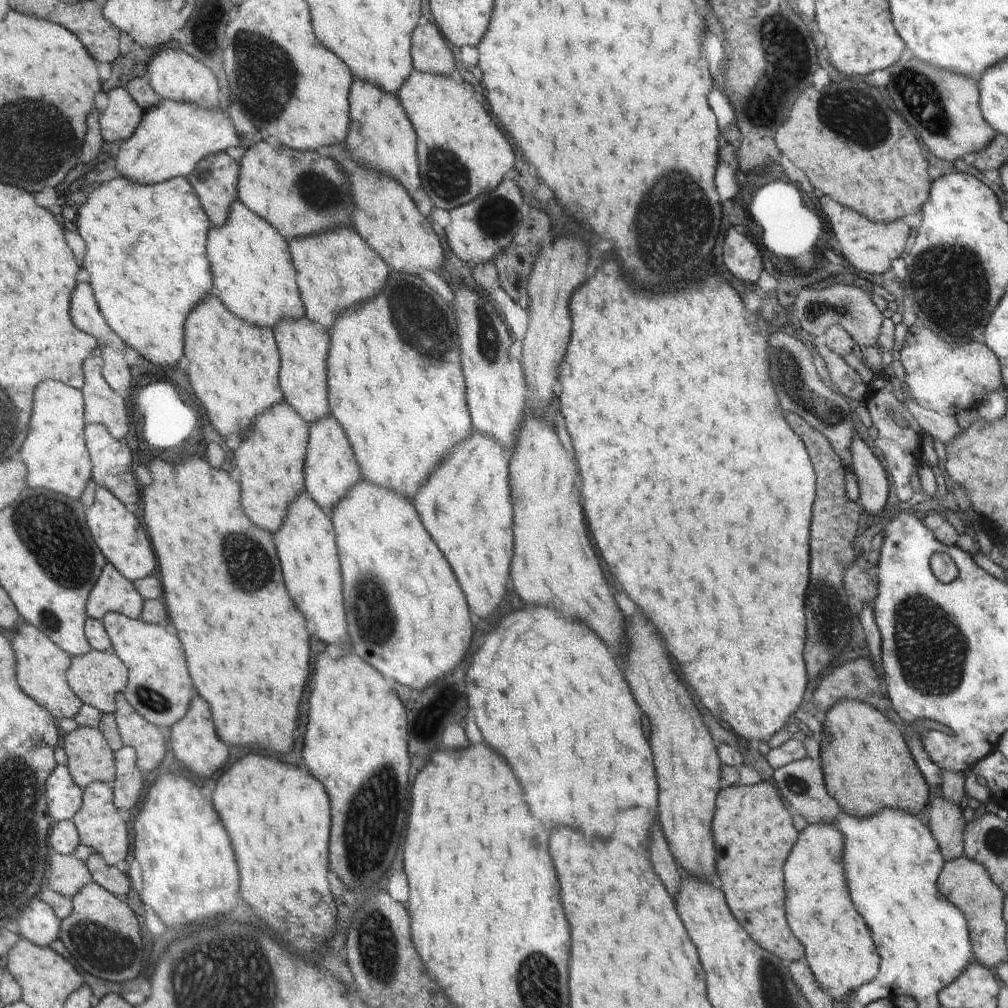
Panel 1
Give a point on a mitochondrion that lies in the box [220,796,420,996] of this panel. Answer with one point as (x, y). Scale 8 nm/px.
(379, 956)

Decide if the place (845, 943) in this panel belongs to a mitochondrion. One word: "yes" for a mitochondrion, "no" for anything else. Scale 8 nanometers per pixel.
no

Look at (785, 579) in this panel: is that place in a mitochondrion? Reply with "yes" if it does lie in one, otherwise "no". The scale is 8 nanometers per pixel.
no

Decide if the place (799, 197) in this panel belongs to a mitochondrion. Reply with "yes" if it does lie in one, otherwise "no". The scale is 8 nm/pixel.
no

